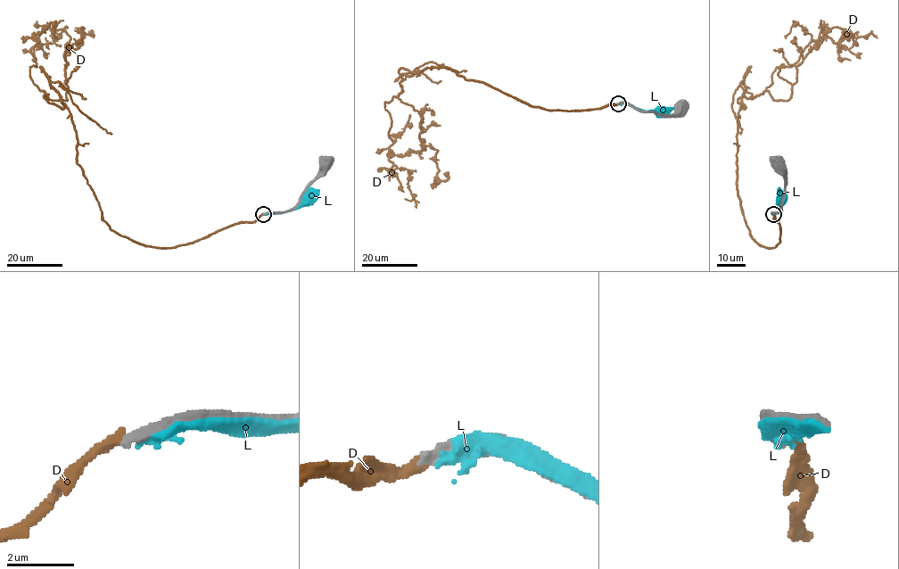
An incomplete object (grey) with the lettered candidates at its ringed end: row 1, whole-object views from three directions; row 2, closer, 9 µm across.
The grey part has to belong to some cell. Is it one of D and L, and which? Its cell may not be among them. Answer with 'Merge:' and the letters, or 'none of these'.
Merge: none of these

